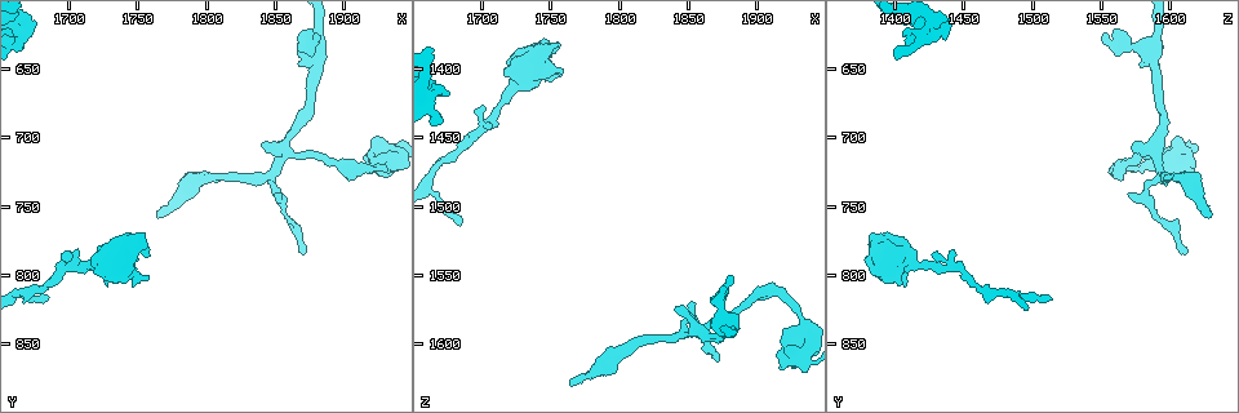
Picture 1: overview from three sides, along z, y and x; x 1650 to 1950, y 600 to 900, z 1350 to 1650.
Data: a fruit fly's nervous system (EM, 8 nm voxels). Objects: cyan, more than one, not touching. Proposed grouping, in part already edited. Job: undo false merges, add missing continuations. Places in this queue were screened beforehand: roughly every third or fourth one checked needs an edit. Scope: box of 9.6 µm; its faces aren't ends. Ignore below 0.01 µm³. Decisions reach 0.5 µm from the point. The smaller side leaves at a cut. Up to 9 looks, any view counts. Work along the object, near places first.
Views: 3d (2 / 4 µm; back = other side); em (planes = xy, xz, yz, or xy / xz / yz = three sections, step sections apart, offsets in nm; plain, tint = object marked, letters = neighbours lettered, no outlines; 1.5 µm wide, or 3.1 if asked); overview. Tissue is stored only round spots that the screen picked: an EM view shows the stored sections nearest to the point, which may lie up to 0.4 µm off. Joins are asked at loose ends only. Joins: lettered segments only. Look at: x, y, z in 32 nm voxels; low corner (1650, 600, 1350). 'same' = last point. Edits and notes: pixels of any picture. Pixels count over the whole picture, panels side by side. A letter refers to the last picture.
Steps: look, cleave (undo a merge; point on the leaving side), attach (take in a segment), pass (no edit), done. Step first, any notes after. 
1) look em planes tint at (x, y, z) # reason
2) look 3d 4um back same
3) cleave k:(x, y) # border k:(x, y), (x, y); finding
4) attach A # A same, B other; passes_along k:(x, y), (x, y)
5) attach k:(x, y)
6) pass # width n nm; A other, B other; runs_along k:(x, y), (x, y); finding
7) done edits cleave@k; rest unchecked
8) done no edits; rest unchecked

look em planes letters at (1930, 724, 1578) # four-way junction

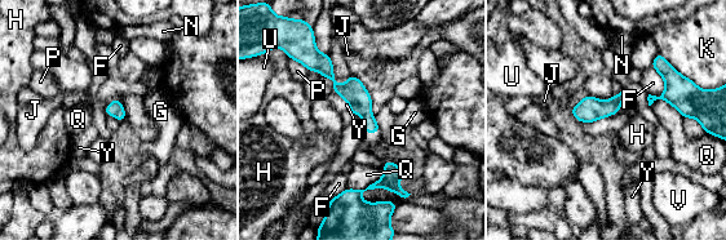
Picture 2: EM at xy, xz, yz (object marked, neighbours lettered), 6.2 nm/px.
pass # width 100 nm; F other, G other, H other, J other, K other, N other, P other, Q other, U other, V other, Y other; border 2:(385, 160), (392, 160), (401, 167); all the same neuron

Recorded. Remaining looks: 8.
look em planes plain at (1762, 756, 1628) # end of a long branch

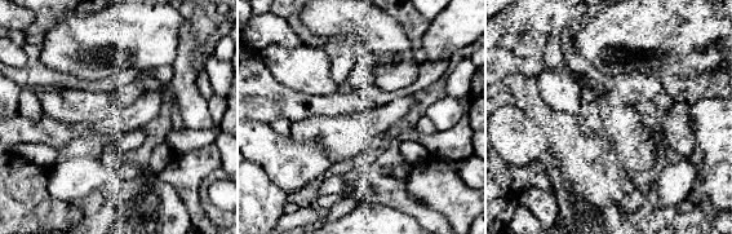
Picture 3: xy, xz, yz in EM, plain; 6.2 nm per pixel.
look em planes letters same

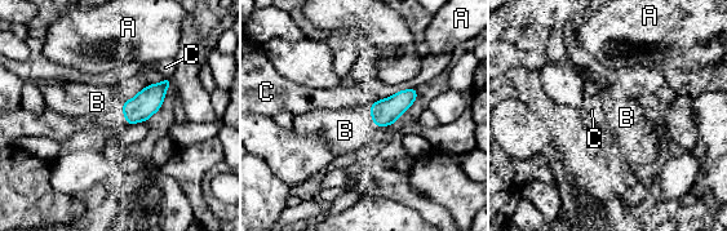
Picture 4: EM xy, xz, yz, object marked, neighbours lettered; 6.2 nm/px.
attach B # A other, B same, C other; the neuron continues

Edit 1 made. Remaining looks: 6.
look 3d 2um at (1682, 818, 1514) # an open end

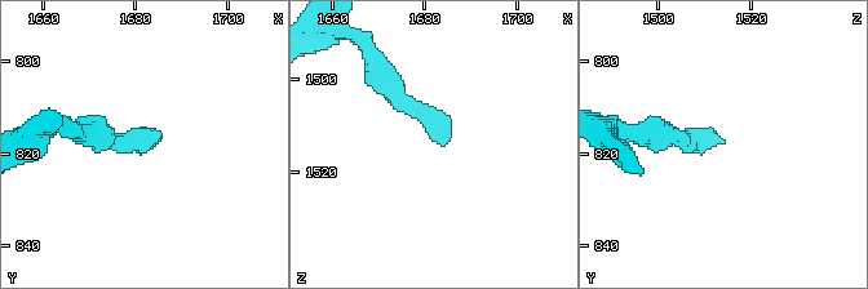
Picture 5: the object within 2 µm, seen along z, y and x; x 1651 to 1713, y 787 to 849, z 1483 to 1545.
look em planes tint at (1684, 817, 1514) # shape alone is not enough

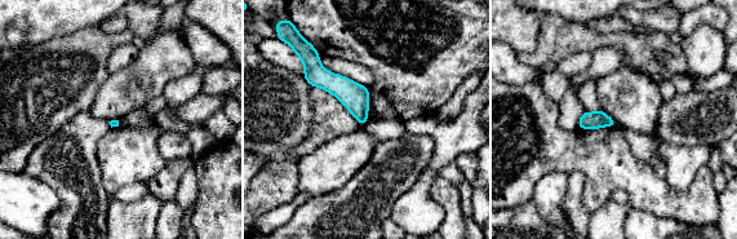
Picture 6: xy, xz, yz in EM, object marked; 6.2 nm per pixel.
look em planes letters same

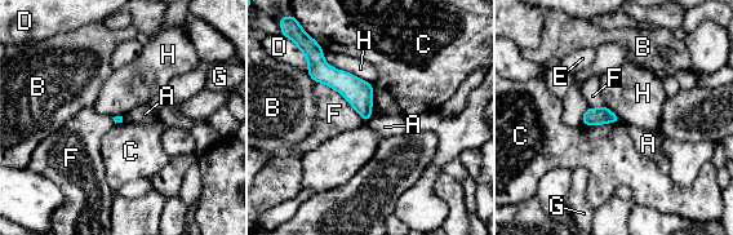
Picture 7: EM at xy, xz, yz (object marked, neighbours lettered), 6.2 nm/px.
pass # A other, B other, C other, D other, E other, F other, G other, H other; none of them fits

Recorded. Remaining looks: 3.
look em planes tint at (1670, 626, 1416) # abrupt turn

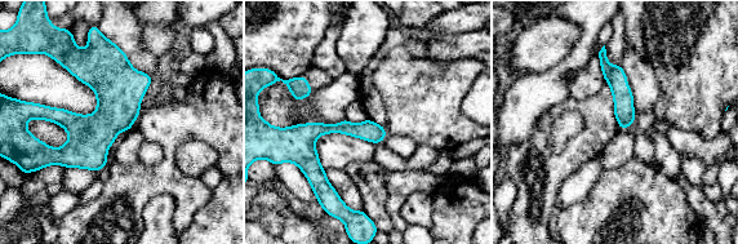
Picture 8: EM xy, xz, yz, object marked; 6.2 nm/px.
look em planes letters same

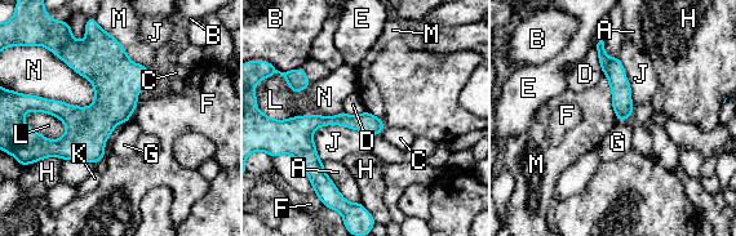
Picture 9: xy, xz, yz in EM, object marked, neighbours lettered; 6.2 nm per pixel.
pass # width 130 nm; A other, B other, C other, D other, E other, F other, G other, H other, J other, K other, L other, M other, N other; continuous, no second neuron

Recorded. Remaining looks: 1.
done edits attach@4; rest unchecked

